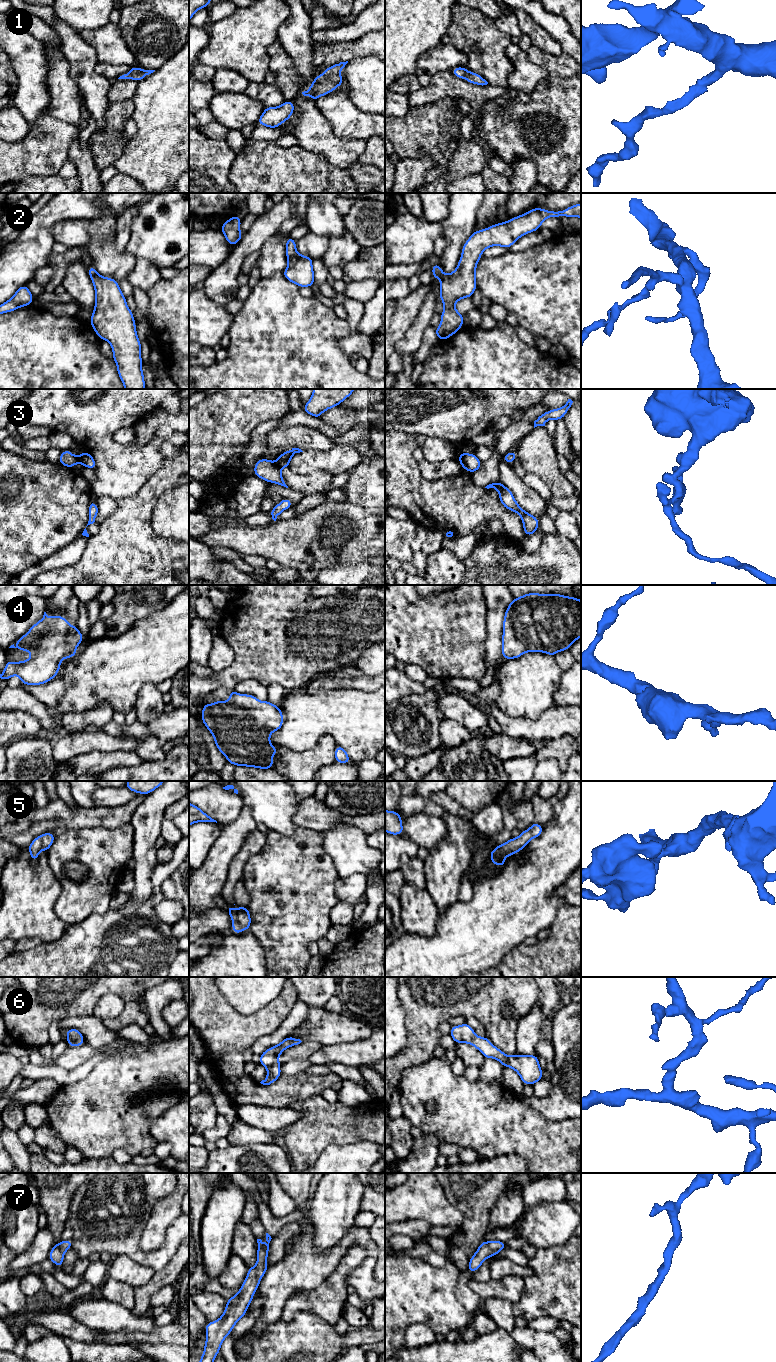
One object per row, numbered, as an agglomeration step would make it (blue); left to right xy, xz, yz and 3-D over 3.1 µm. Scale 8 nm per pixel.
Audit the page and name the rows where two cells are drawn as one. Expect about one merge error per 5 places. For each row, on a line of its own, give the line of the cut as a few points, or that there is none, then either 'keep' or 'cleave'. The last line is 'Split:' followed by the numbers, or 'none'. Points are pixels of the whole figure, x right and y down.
1: no cut | keep
2: no cut | keep
3: xz (274, 462), (279, 468) | cleave
4: no cut | keep
5: no cut | keep
6: no cut | keep
7: no cut | keep
Split: 3

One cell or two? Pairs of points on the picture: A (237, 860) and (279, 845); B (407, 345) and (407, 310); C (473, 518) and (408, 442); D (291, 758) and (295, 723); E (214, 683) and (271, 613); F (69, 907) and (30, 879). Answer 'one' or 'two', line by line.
A: two
B: two
C: one
D: two
E: one
F: two

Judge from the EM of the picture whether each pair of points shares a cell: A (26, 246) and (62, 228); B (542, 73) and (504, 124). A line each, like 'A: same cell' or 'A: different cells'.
A: different cells
B: different cells

